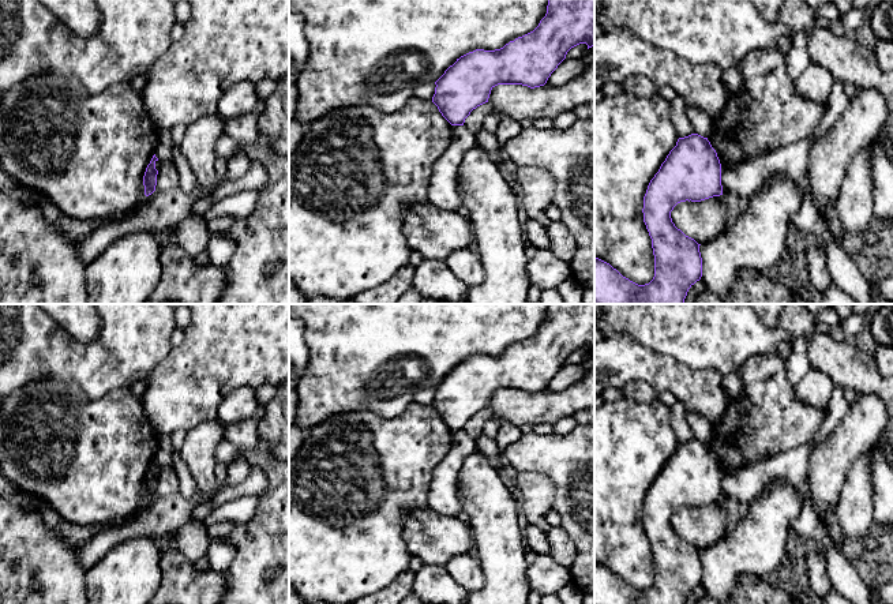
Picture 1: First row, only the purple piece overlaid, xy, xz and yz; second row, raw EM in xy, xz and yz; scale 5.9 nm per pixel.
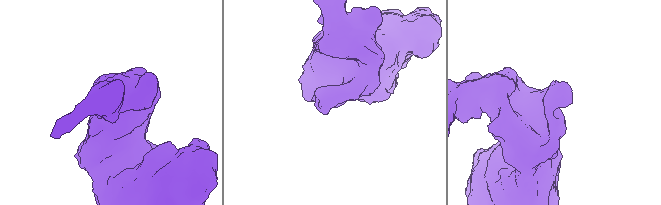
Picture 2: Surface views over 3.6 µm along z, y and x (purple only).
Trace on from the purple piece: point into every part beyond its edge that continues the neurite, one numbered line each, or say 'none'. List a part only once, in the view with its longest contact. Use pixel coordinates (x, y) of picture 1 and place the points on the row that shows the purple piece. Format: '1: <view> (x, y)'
none

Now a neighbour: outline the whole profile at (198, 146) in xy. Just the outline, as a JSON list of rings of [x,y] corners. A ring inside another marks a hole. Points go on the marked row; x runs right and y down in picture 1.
[[[207,115],[187,127],[180,151],[188,161],[202,198],[210,196],[220,184],[215,173],[215,143],[225,134],[225,119],[220,115]]]

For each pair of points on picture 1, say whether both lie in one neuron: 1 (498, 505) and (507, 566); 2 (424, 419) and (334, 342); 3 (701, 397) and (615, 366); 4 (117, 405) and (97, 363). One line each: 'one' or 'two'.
1: one
2: two
3: one
4: two

